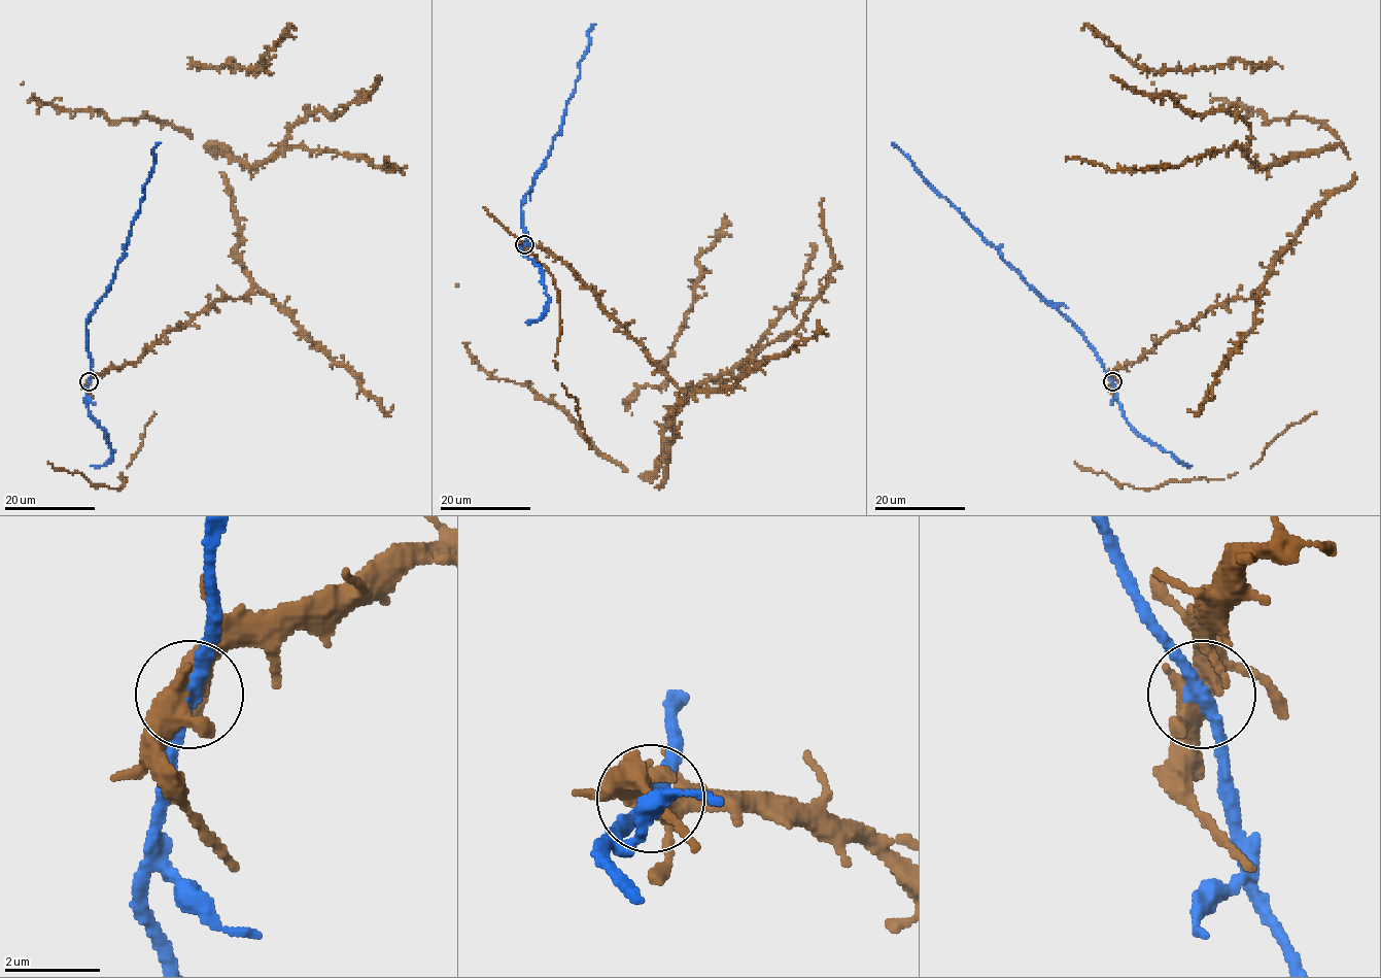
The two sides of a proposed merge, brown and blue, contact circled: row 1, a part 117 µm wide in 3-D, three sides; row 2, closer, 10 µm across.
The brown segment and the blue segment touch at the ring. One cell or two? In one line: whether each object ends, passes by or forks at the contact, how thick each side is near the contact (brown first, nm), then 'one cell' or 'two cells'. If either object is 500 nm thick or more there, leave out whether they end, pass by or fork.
brown forks | blue passes by | 440/300 nm | two cells

